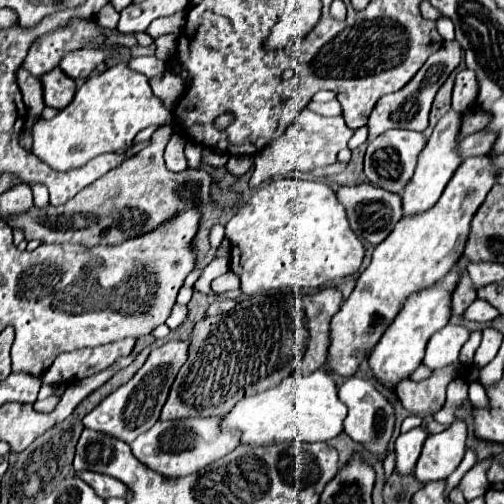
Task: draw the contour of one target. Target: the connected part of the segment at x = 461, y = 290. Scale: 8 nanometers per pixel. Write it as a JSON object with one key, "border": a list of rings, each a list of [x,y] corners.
{"border":[[[464,274],[452,294],[452,314],[460,318],[474,300],[476,300],[476,288],[474,288],[470,276]]]}

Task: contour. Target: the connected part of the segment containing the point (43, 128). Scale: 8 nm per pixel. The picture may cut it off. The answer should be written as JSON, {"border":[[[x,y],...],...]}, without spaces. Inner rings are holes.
{"border":[[[118,62],[102,74],[90,76],[74,100],[60,110],[50,120],[36,120],[32,126],[34,132],[34,154],[56,170],[78,168],[90,158],[116,152],[124,146],[130,146],[134,136],[150,126],[150,124],[166,124],[170,112],[162,110],[162,102],[158,102],[150,90],[148,78],[140,72],[128,68],[128,64]]]}

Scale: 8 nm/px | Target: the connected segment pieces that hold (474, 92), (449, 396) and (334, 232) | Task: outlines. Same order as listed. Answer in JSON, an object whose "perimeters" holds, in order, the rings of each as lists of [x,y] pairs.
{"perimeters":[[[[462,70],[456,76],[456,86],[452,92],[452,108],[458,112],[466,112],[478,96],[478,80],[474,70]]],[[[457,377],[452,380],[447,386],[444,408],[434,414],[434,420],[438,420],[440,424],[446,424],[446,422],[452,424],[455,411],[468,399],[468,388],[469,384],[464,378]]],[[[282,178],[260,184],[260,188],[238,208],[226,224],[226,236],[232,242],[230,268],[240,278],[244,294],[260,294],[272,288],[320,288],[332,280],[354,274],[364,258],[364,246],[350,230],[346,210],[338,202],[332,186],[316,180]]]]}

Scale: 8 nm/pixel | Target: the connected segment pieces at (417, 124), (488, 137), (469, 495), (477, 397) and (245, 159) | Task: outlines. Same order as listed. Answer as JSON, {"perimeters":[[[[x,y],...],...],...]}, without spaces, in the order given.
{"perimeters":[[[[456,40],[444,42],[444,46],[426,60],[426,64],[416,74],[416,78],[412,78],[402,90],[382,96],[380,102],[376,102],[376,106],[368,118],[368,142],[372,142],[374,138],[378,138],[380,134],[384,134],[386,130],[392,130],[392,128],[408,128],[408,130],[424,132],[428,128],[428,114],[430,114],[434,96],[436,96],[438,88],[446,82],[446,78],[458,68],[458,64],[460,64],[458,42]]],[[[482,130],[482,132],[470,134],[460,142],[460,154],[462,154],[462,158],[484,156],[492,150],[494,142],[496,142],[496,134],[492,130]]],[[[486,460],[486,462],[476,464],[476,466],[462,478],[462,482],[458,484],[458,488],[462,490],[466,502],[470,502],[470,500],[474,500],[474,498],[478,498],[478,496],[482,496],[482,494],[486,492],[486,486],[488,486],[486,468],[490,466],[490,462],[494,462],[494,460]]],[[[472,382],[472,384],[470,384],[470,402],[472,402],[474,406],[486,406],[486,404],[488,404],[486,392],[484,392],[484,388],[482,388],[478,382]]],[[[230,156],[225,169],[231,175],[240,178],[254,165],[252,156]]]]}

